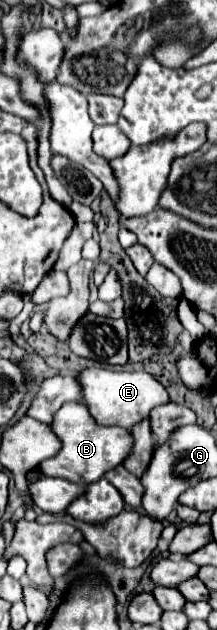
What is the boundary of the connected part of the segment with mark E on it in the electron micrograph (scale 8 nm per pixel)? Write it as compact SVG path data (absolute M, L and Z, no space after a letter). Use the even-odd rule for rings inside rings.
M104 367L86 368L80 374L80 384L90 414L102 426L120 426L130 430L134 424L150 418L152 408L170 402L166 388L148 372L116 372Z

